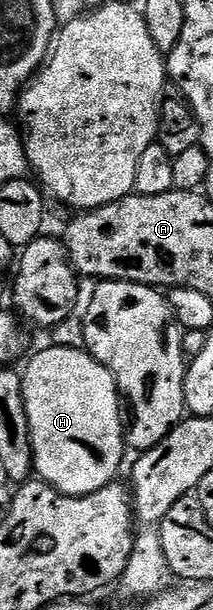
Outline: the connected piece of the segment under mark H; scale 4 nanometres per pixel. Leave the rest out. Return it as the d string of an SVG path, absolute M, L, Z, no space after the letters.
M47 347L43 352L36 353L26 372L21 373L23 402L34 451L33 471L37 479L46 481L57 492L66 496L87 496L115 483L117 476L114 475L122 468L122 455L128 452L124 439L124 404L114 375L95 356L81 347Z

